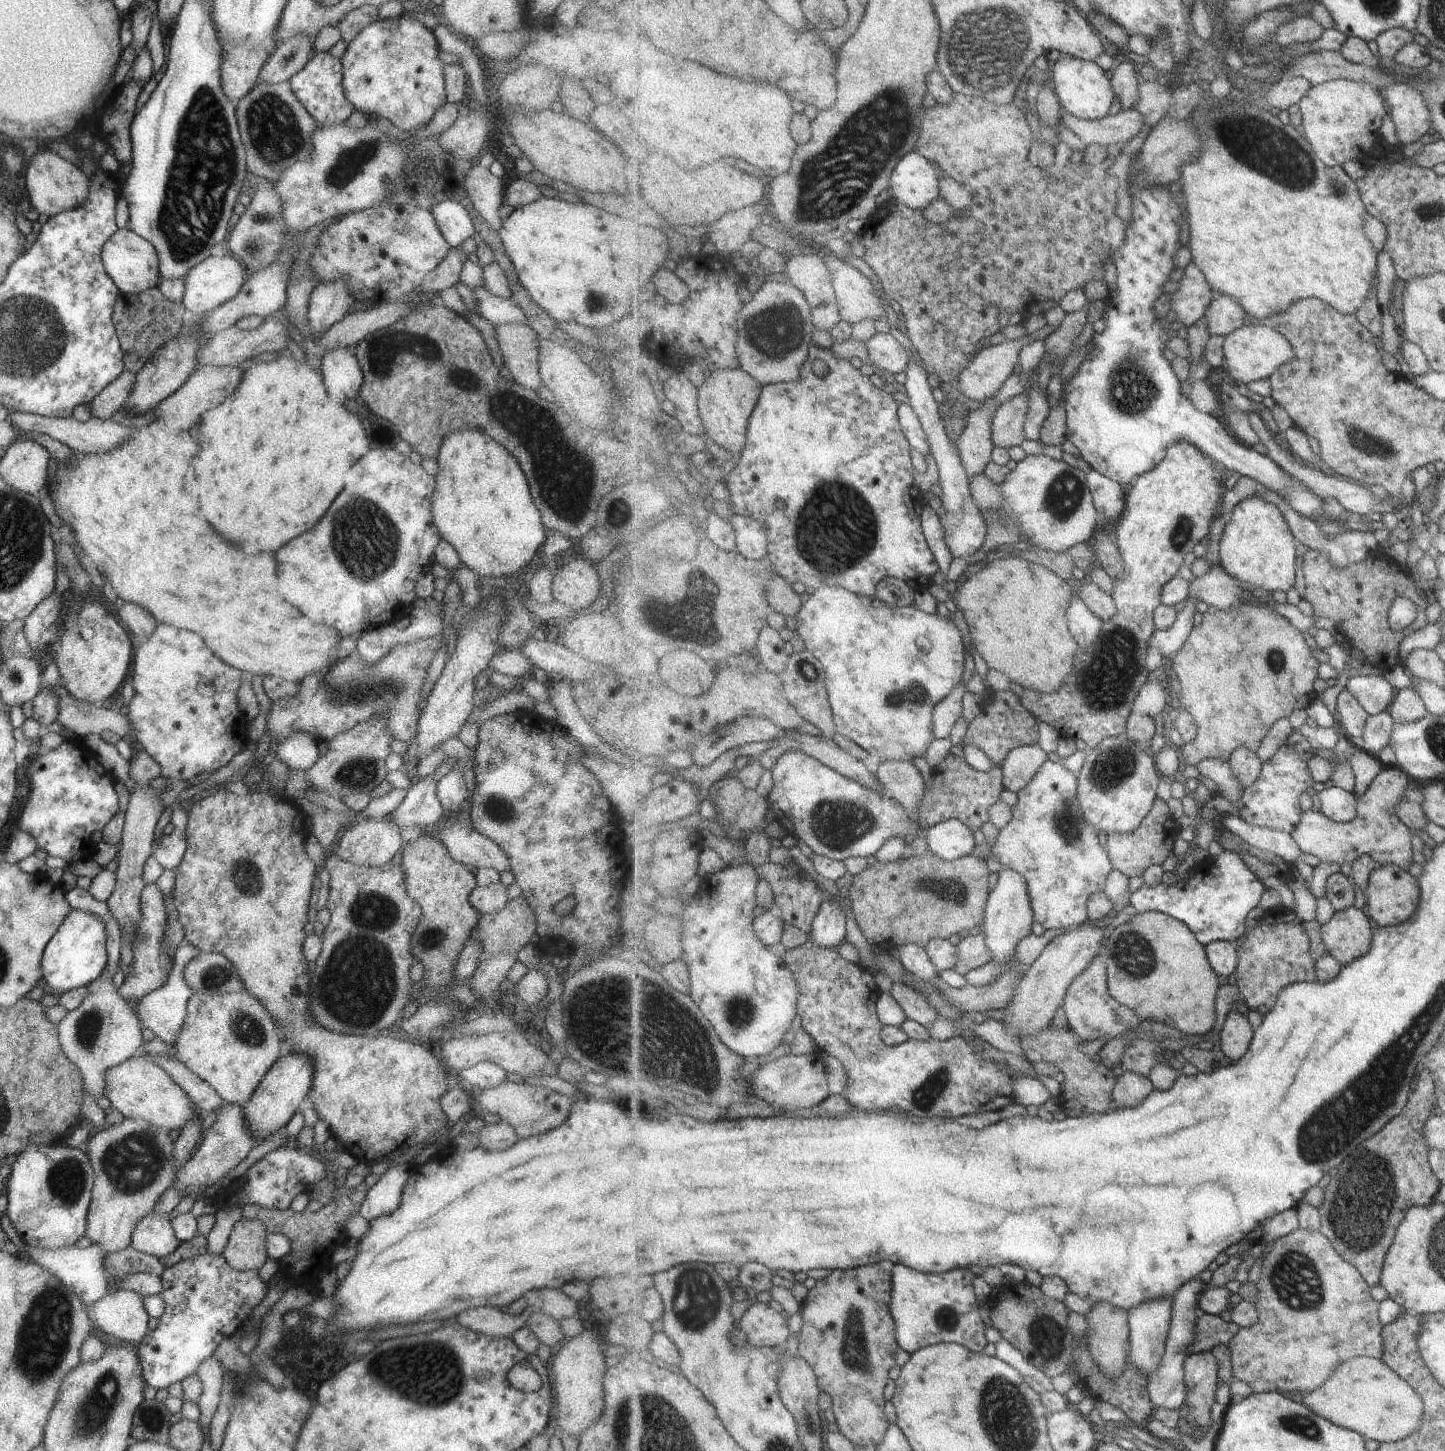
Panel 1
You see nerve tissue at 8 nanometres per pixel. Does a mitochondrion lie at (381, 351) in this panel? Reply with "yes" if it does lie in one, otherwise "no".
yes

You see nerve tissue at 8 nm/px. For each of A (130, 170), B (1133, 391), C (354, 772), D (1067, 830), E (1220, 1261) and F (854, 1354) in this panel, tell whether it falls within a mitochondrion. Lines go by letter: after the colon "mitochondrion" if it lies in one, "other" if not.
A: other
B: mitochondrion
C: mitochondrion
D: mitochondrion
E: other
F: mitochondrion

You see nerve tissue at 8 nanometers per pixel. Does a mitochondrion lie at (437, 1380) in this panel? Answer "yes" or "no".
yes

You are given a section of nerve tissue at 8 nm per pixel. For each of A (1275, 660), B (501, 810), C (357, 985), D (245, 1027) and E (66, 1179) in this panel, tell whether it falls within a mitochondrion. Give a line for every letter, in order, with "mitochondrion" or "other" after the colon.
A: mitochondrion
B: mitochondrion
C: mitochondrion
D: mitochondrion
E: mitochondrion

